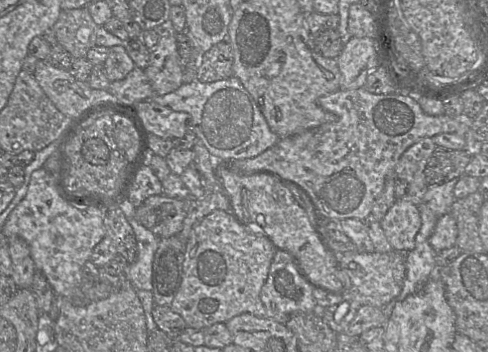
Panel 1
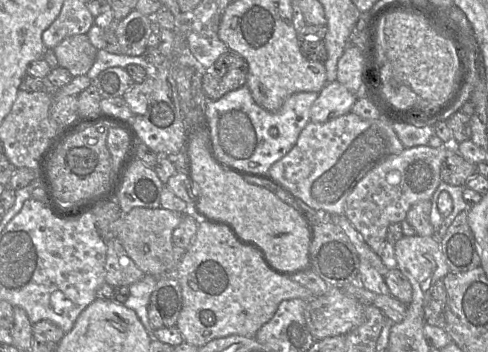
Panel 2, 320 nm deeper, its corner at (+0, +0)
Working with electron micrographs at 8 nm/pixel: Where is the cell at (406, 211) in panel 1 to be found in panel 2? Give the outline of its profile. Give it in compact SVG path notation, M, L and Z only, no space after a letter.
M416 234L402 236L394 244L394 251L398 269L412 286L412 301L407 307L412 307L417 315L424 316L424 307L429 301L430 289L449 272L439 240L434 236L419 236Z

